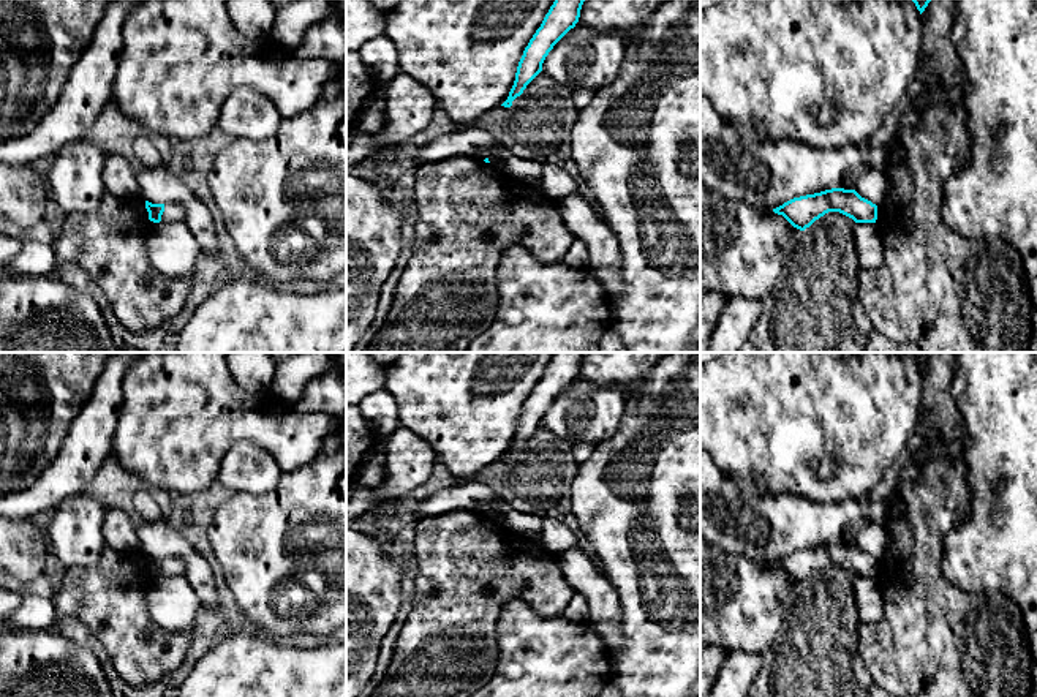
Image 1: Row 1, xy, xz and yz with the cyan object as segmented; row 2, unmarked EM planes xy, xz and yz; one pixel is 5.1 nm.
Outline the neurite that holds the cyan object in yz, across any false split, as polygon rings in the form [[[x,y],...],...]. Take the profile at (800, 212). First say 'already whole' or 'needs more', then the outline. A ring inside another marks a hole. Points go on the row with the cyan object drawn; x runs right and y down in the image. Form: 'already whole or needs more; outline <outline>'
already whole; outline [[[831,188],[814,194],[794,198],[773,209],[794,228],[805,231],[828,212],[839,212],[855,223],[876,223],[877,205],[862,198],[855,190]]]

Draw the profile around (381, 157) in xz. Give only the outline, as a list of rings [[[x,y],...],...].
[[[379,145],[373,156],[368,160],[373,163],[375,177],[371,179],[371,182],[386,199],[390,199],[390,186],[387,183],[386,164],[394,155],[397,155],[397,150],[398,145]]]

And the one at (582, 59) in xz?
[[[571,28],[545,57],[542,73],[571,90],[598,90],[618,76],[626,43],[617,32]]]

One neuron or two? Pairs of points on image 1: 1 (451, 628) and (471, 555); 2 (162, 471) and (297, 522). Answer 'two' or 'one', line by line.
1: one
2: two

